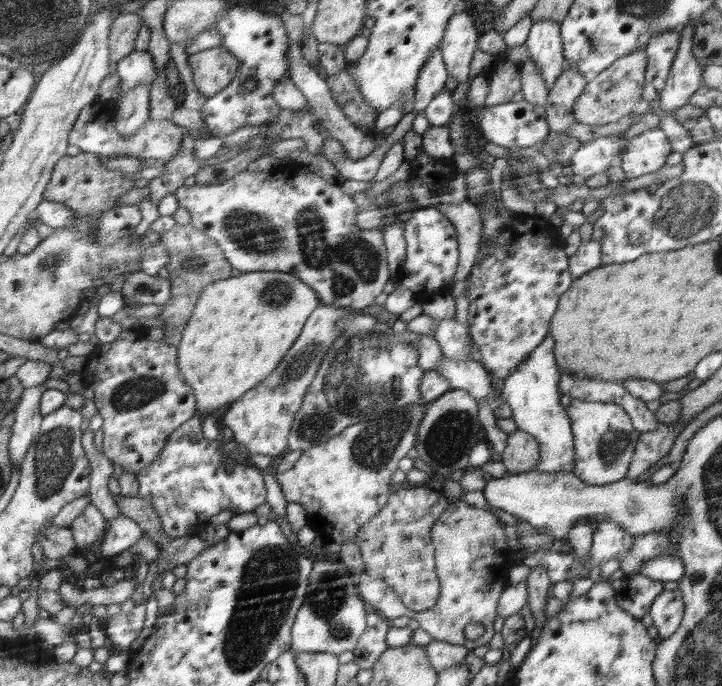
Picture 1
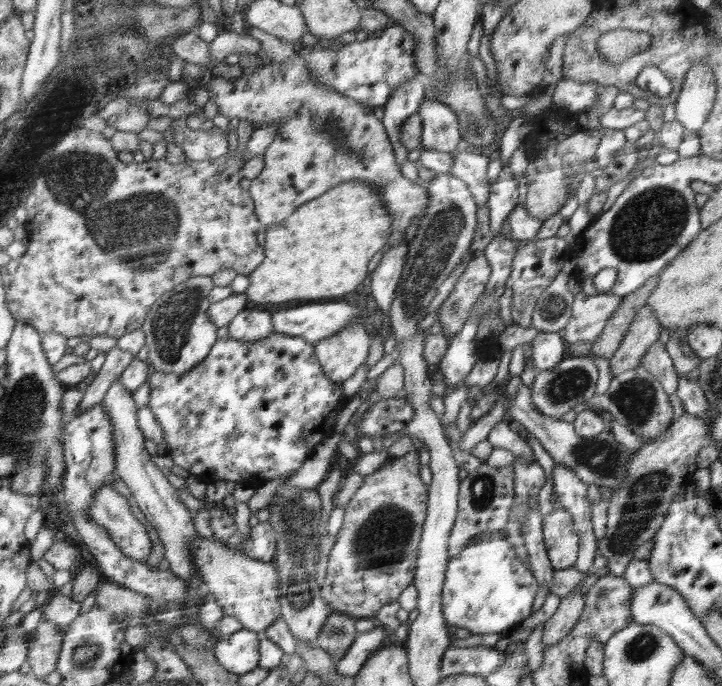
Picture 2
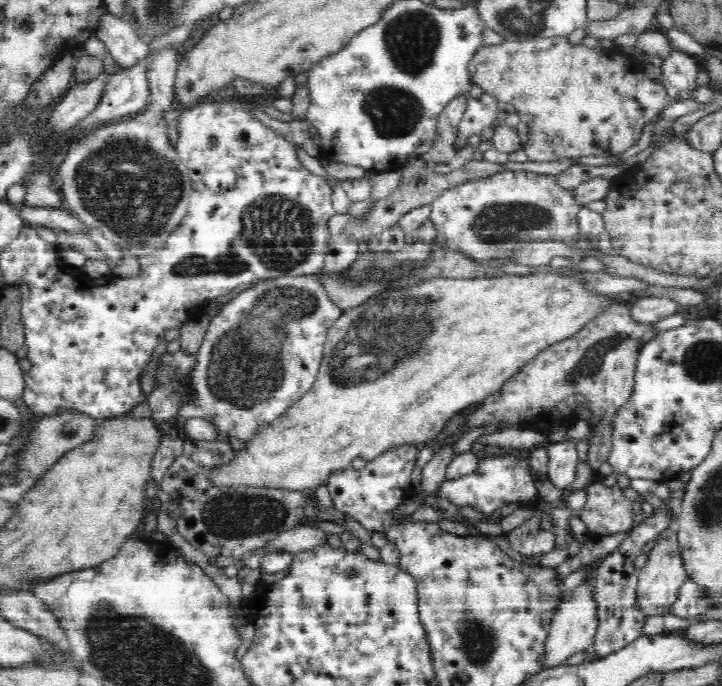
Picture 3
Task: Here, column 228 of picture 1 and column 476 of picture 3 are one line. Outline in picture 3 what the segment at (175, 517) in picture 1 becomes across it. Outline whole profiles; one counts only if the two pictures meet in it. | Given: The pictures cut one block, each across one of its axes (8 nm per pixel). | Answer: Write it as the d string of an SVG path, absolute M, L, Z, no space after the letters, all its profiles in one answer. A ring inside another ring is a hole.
M488 456L484 460L478 460L478 470L440 483L437 497L448 498L455 508L471 506L485 516L510 503L529 506L534 498L538 499L538 502L542 501L539 498L537 486L534 486L528 474L528 461L524 462L524 458L520 456Z

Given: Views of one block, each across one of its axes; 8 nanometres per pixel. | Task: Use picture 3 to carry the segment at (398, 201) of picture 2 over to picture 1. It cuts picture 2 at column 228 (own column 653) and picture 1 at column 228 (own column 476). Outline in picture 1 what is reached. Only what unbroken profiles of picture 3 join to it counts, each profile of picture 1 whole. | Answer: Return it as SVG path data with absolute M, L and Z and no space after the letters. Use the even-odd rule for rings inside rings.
M222 45L189 55L195 86L207 99L224 90L241 67L239 60Z

